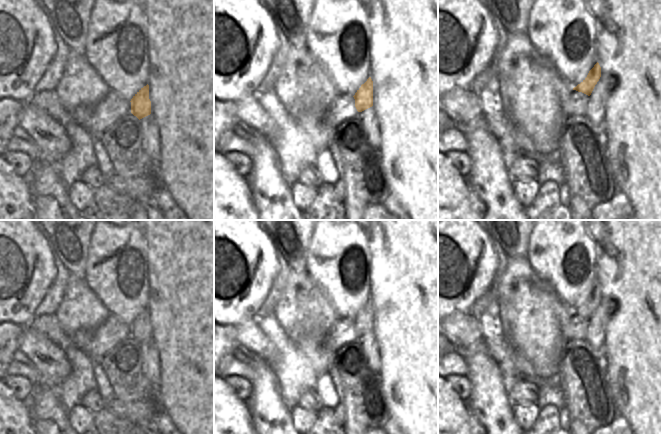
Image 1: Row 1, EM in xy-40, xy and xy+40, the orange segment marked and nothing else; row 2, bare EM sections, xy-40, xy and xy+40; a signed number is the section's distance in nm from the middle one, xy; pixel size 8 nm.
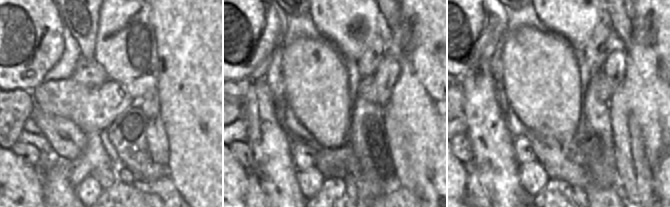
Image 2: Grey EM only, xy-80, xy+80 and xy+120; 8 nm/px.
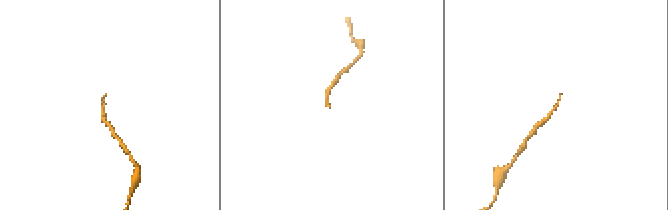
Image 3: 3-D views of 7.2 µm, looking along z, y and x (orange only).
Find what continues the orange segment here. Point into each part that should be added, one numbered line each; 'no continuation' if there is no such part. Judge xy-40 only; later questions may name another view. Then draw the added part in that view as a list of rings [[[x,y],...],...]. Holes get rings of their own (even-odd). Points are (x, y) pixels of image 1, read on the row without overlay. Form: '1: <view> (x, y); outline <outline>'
no continuation

